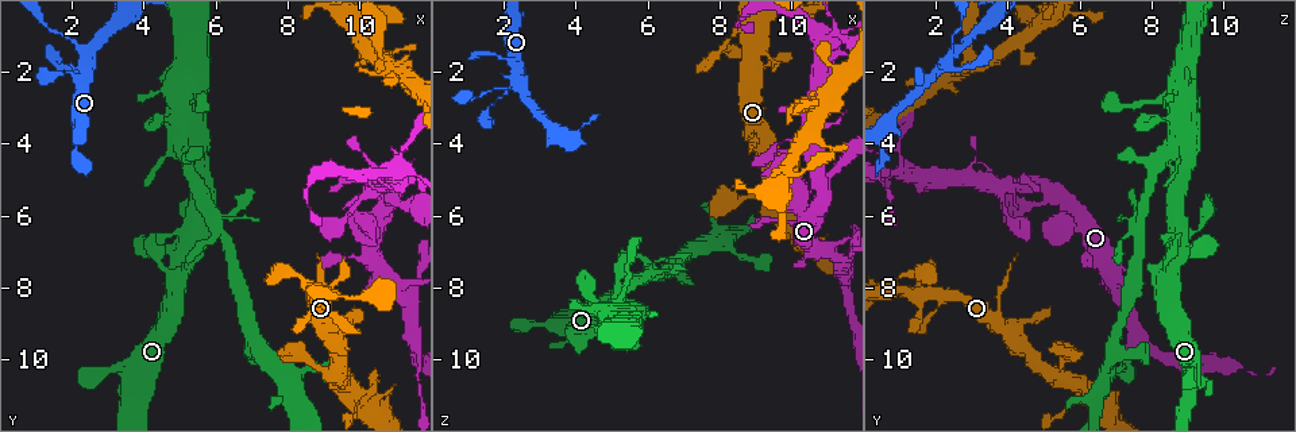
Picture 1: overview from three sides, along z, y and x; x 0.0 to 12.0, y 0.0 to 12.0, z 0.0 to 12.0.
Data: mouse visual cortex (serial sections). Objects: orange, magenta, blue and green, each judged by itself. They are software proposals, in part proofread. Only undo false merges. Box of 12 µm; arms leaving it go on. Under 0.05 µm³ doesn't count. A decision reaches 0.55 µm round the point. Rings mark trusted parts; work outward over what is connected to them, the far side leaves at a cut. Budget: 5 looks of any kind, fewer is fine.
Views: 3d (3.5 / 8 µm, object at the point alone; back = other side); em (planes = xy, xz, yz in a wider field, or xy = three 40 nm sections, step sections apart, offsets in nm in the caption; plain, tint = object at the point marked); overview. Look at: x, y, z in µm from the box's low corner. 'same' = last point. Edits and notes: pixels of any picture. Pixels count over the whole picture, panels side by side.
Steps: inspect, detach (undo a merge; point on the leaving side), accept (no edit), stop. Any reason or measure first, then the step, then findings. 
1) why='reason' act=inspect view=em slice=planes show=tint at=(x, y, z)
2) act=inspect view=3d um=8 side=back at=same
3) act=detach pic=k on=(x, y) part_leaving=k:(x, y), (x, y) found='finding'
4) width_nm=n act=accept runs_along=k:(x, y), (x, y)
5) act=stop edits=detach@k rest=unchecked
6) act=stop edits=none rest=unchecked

why='calibre changes' act=inspect view=3d um=3.5 at=(2.4, 1.8, 2.3)

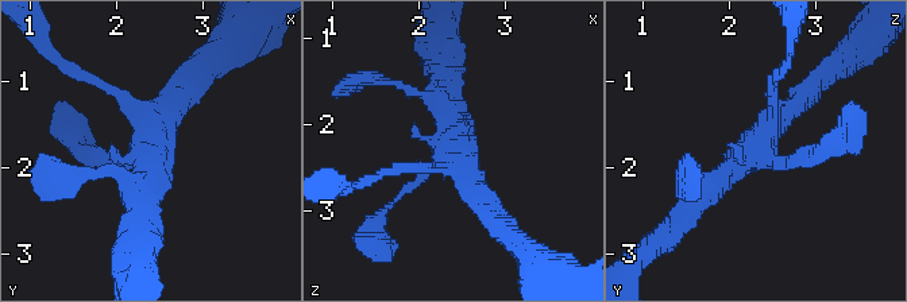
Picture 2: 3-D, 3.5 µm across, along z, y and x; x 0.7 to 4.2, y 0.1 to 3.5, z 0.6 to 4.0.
why='now the EM' act=inspect view=em slice=xy step=5 show=tint at=(2.40, 1.80, 2.30)

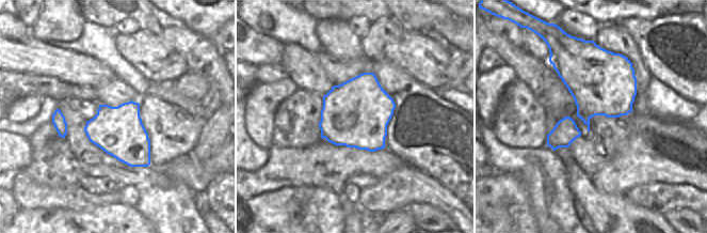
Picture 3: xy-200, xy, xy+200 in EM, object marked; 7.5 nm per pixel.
act=accept runs_along=2:(686, 213), (810, 88) found='one cell here'

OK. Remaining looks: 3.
why='abrupt turn' act=inspect view=3d um=8 at=(5.1, 4.2, 8.5)

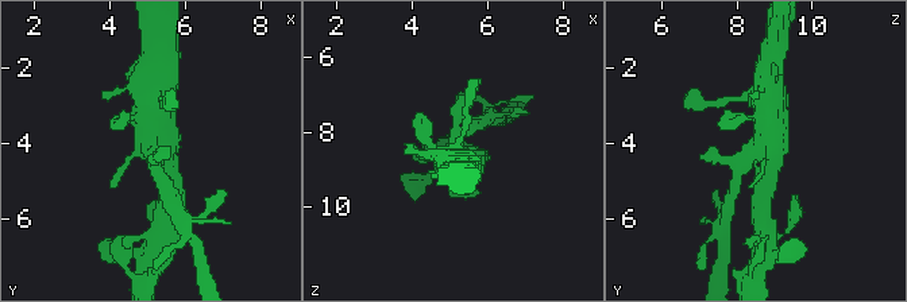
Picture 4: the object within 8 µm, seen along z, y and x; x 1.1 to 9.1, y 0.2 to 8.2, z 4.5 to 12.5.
act=inspect view=3d um=3.5 at=(5.2, 4.2, 8.4)

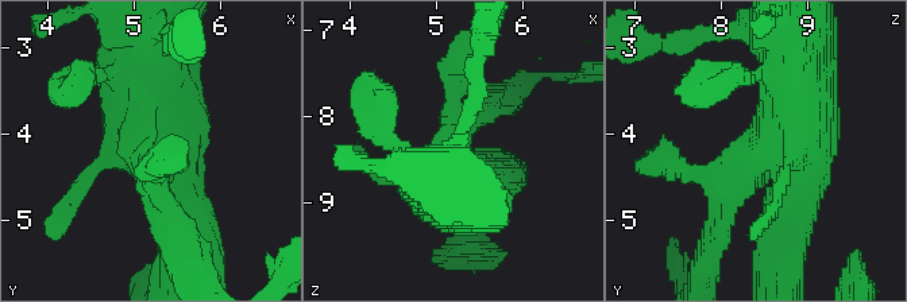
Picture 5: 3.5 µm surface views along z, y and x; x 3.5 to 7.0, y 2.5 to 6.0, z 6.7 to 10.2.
why='now the EM' act=inspect view=em slice=xy step=2 show=tint at=(5.10, 4.25, 8.45)

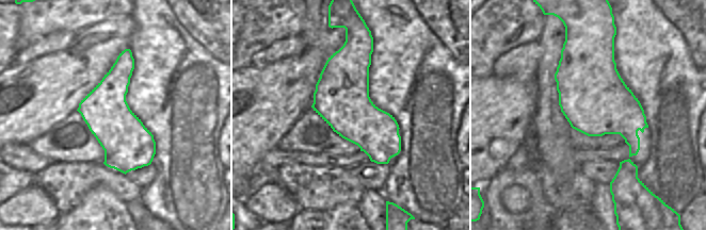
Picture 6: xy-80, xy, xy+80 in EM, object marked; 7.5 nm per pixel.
act=accept runs_along=5:(483, 184), (446, 184), (466, 122) found='one cell here'

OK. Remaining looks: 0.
act=stop edits=none rest=unchecked

